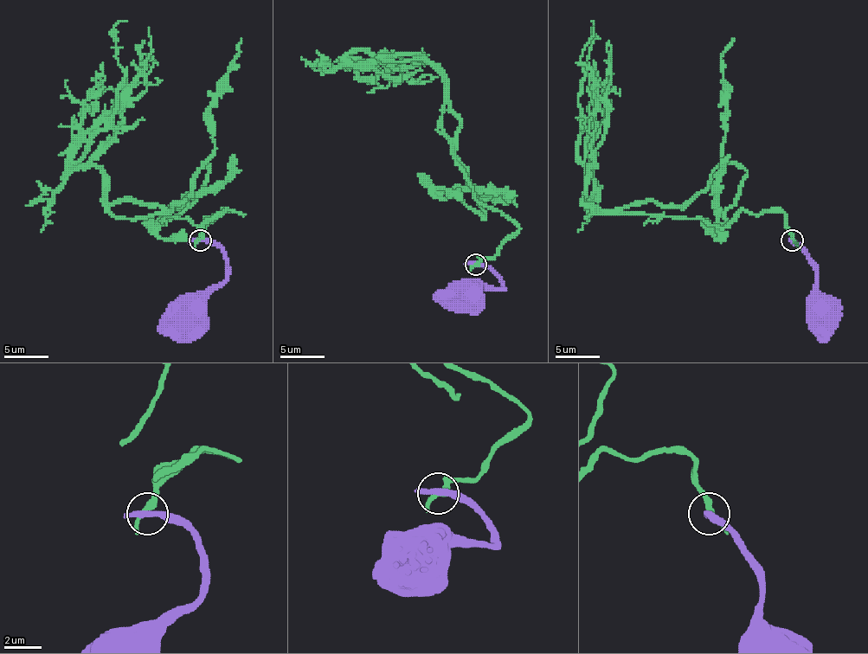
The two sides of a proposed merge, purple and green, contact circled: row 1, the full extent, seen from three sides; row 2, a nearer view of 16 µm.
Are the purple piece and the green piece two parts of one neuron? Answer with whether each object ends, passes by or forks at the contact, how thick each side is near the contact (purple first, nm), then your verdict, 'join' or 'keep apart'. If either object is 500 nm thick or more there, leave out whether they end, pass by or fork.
purple ends | green passes by | 440/280 nm | keep apart

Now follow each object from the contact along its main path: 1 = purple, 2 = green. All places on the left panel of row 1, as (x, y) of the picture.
1: (199, 240), (213, 240), (223, 252), (226, 278), (206, 289), (189, 306)
2: (199, 239), (243, 214), (166, 214), (202, 163), (202, 192), (157, 223), (234, 155)

